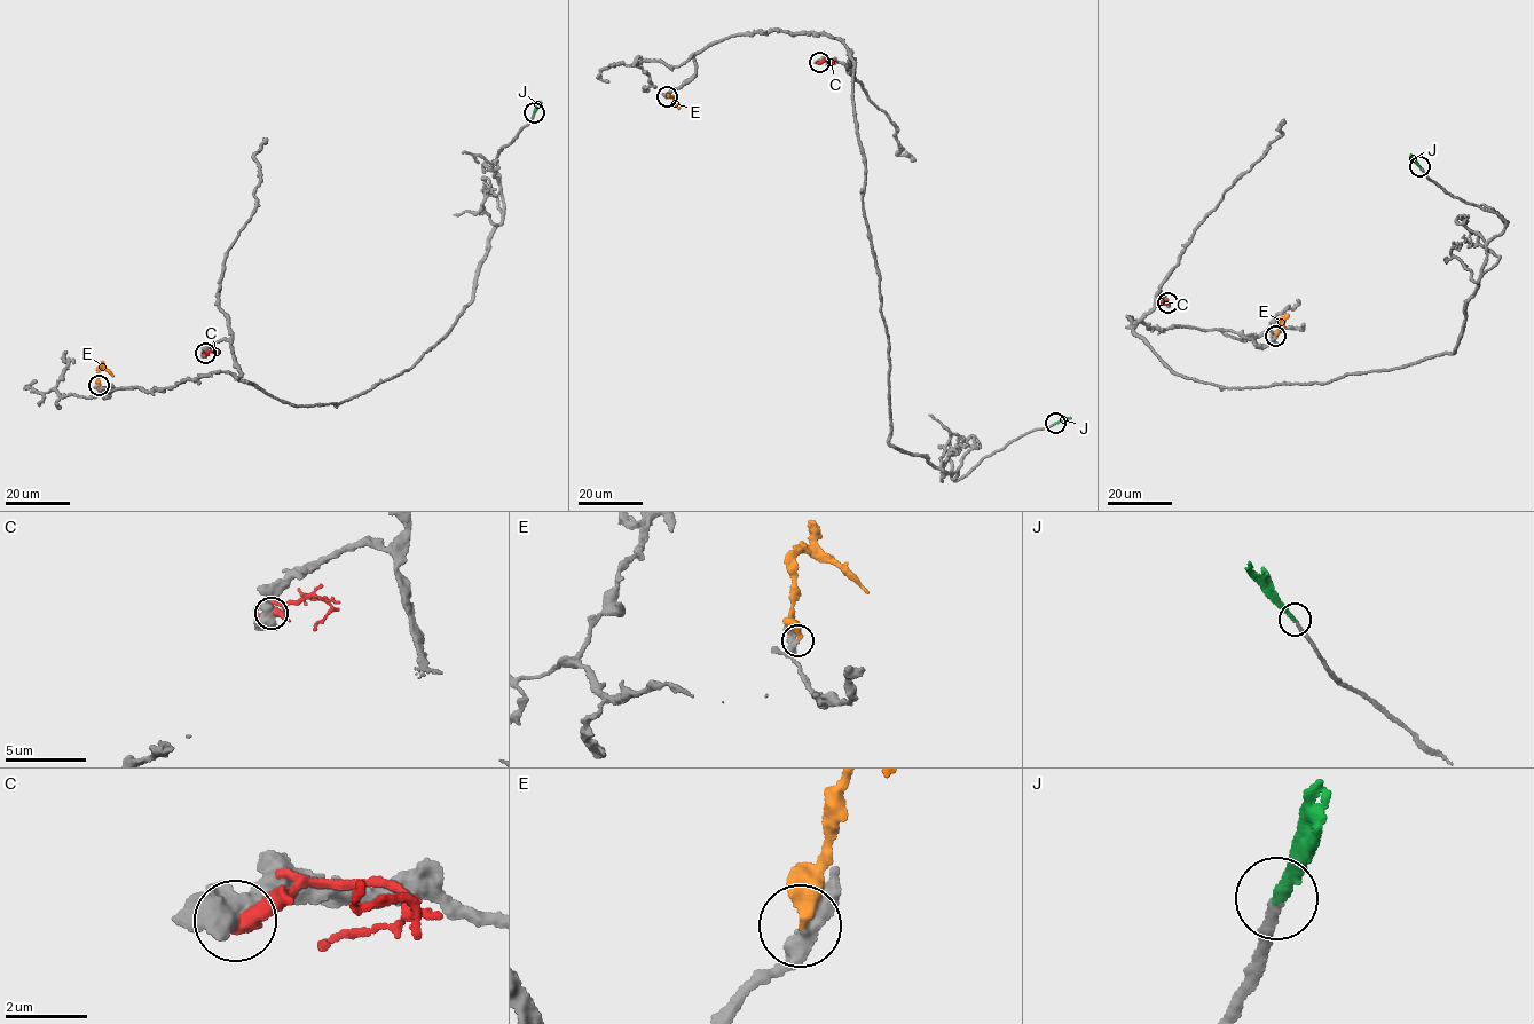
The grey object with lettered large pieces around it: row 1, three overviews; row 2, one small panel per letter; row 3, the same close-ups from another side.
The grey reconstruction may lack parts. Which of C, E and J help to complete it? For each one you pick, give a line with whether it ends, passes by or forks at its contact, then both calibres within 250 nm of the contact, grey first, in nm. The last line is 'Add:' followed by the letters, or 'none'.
E: it ends there; 320 nm thick on the grey side, 400 nm on the other
J: it ends there; 180 nm thick on the grey side, 240 nm on the other
Add: E, J

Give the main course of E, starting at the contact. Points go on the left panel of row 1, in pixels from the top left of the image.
E: (99, 385), (99, 368), (112, 376)

